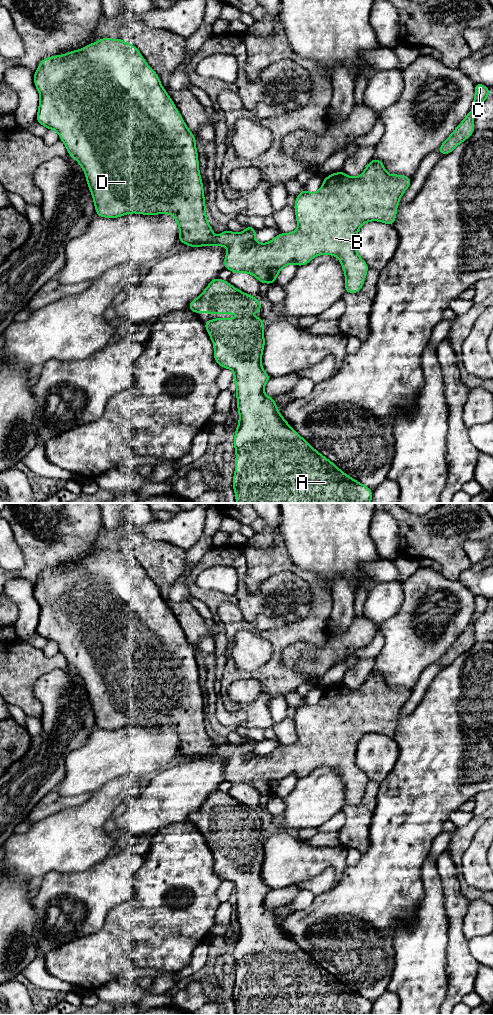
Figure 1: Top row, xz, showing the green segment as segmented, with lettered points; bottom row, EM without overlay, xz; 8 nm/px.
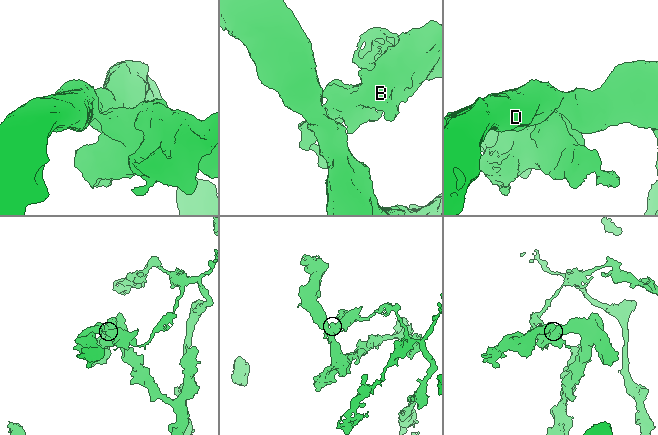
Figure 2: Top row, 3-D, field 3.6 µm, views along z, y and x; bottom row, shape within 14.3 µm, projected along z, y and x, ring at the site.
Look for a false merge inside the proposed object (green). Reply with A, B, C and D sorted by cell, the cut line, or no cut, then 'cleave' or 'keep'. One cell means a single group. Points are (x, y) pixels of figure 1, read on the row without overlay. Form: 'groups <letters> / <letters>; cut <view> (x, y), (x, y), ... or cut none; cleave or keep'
groups A D / B C; cut xz (215, 750), (213, 756); cleave

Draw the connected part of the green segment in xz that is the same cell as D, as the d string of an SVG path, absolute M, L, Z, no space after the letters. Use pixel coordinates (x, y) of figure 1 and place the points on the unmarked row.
M102 550L97 554L85 558L83 561L70 563L65 567L56 567L41 572L39 579L33 585L34 596L40 606L40 614L36 633L47 641L56 642L72 668L83 680L87 696L95 716L96 727L105 730L118 730L129 725L144 727L172 726L179 739L178 753L189 759L214 757L213 741L206 730L205 709L203 695L199 685L196 651L187 640L175 616L162 599L156 584L145 574L139 562L122 551Z

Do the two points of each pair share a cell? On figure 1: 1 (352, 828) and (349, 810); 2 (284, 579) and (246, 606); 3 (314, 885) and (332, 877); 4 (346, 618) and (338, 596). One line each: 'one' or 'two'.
1: one
2: one
3: one
4: one

